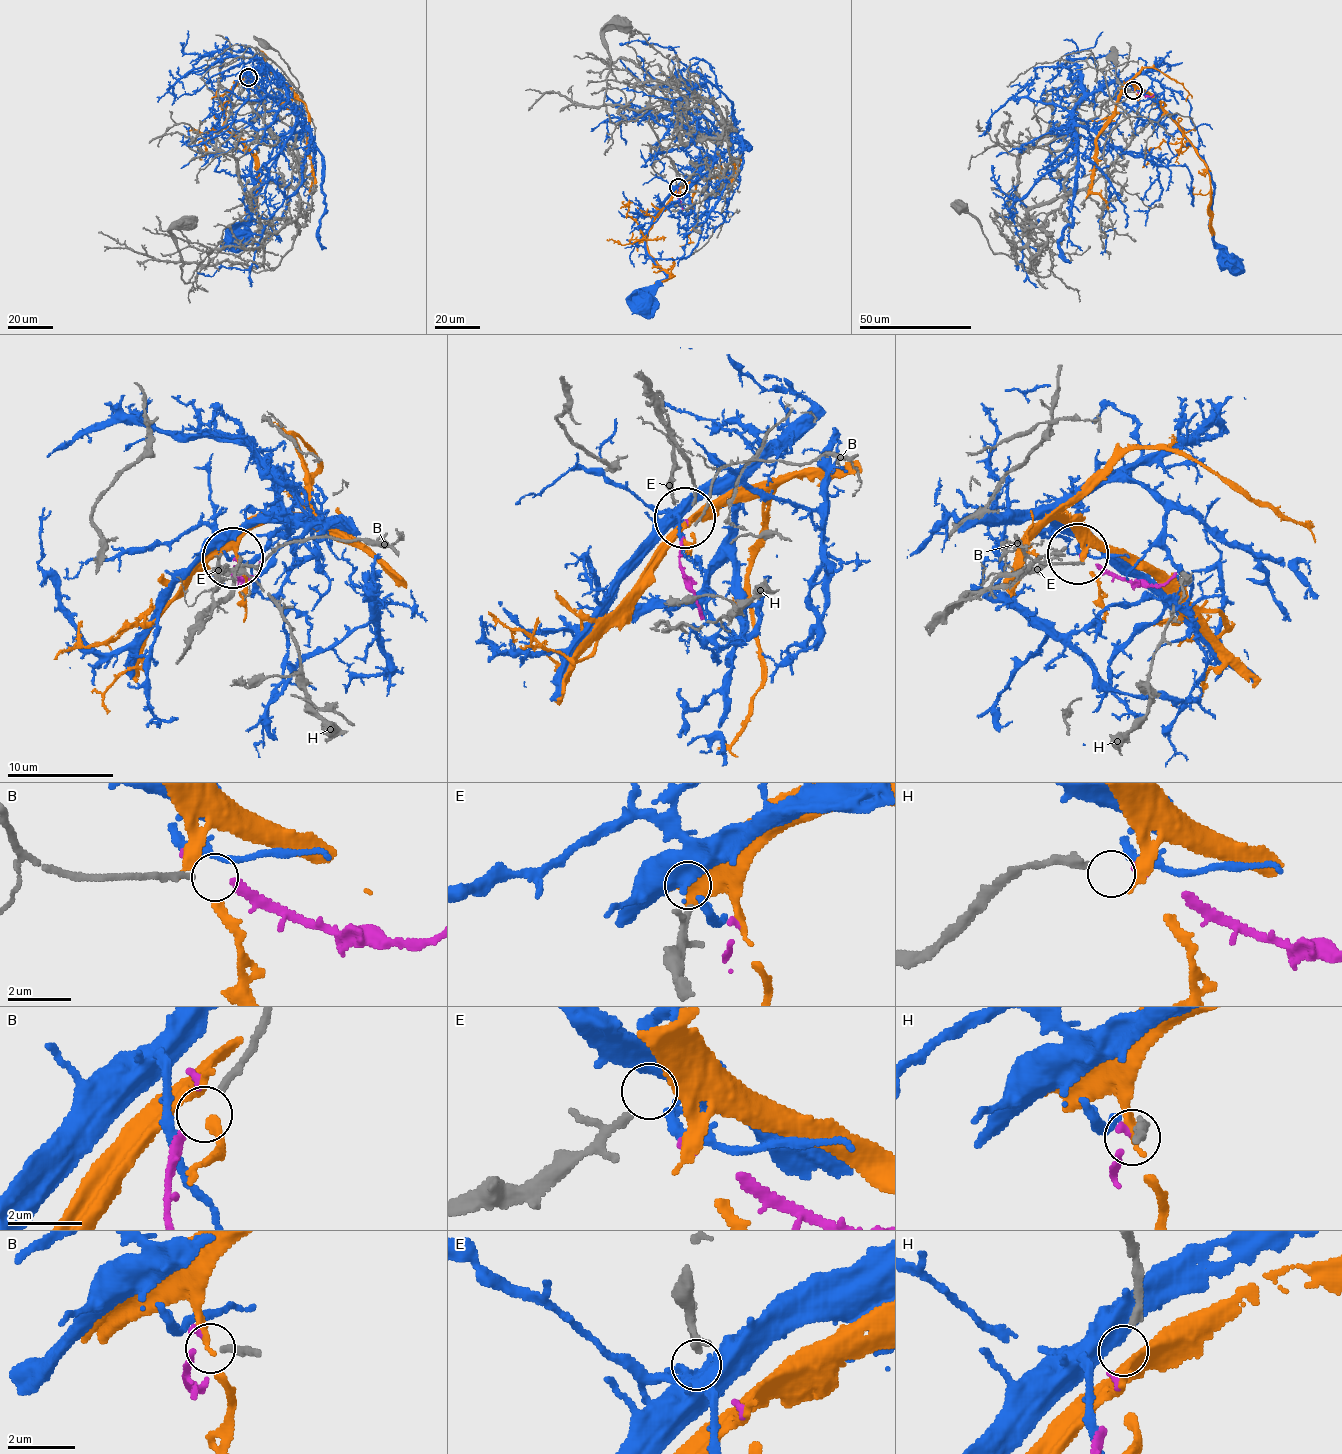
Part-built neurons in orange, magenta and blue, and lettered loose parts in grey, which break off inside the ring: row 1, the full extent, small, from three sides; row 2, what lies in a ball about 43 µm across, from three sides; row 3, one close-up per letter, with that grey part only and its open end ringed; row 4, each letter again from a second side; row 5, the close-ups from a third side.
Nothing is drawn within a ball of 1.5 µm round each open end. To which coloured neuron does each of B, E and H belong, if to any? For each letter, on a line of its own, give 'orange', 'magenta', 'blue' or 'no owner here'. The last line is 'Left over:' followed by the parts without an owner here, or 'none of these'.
B: no owner here
E: blue
H: magenta
Left over: B

